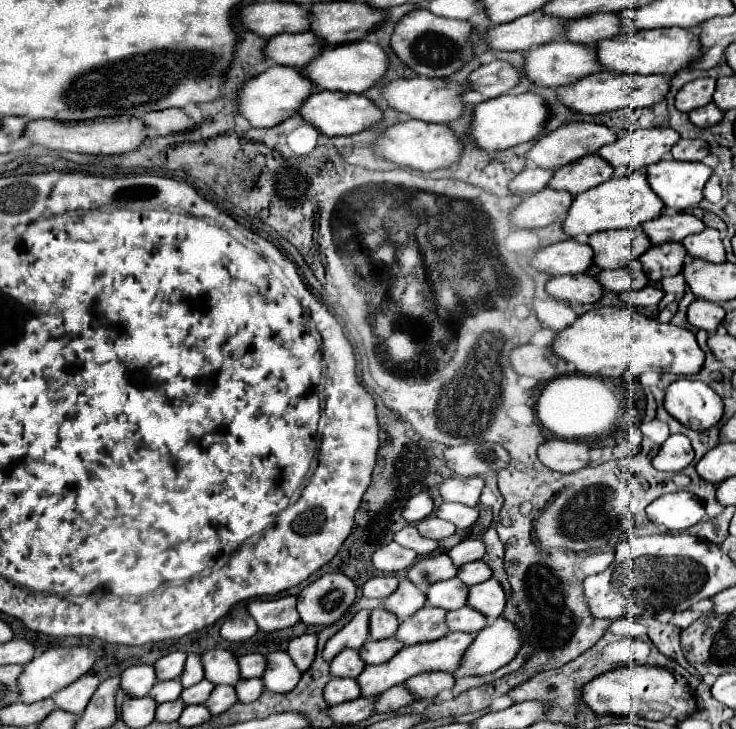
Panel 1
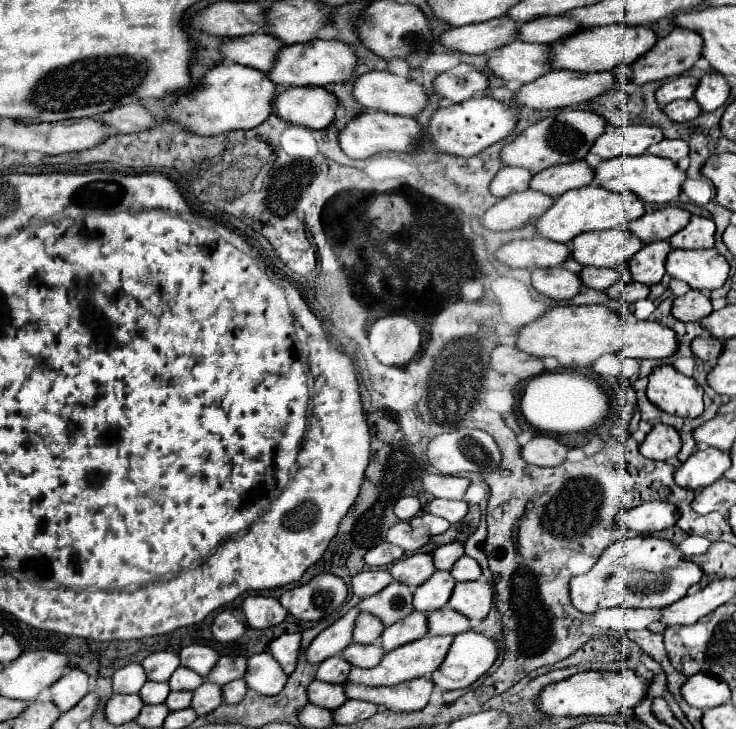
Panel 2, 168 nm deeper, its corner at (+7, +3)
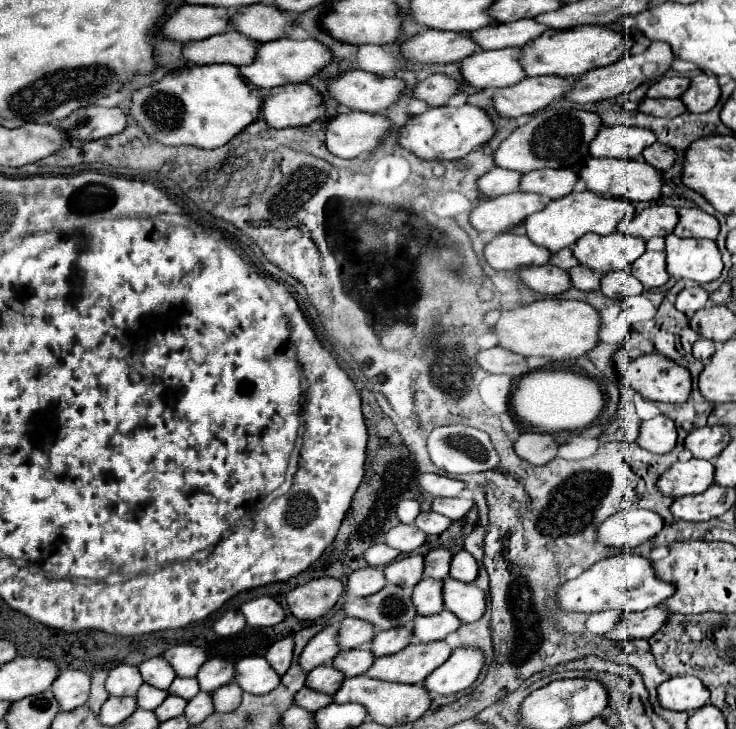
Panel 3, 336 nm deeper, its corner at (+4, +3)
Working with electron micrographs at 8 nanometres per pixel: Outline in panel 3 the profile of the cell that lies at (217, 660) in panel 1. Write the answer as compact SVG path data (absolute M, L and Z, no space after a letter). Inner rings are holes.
M178 644L168 648L162 654L174 668L174 672L178 676L196 676L198 670L202 668L202 664L208 660L208 652L200 646L192 646L192 644Z

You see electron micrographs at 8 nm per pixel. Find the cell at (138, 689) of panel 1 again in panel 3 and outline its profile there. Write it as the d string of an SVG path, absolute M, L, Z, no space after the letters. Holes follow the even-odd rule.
M120 664L114 670L110 670L106 680L106 690L110 692L110 696L136 696L142 684L144 680L136 666Z

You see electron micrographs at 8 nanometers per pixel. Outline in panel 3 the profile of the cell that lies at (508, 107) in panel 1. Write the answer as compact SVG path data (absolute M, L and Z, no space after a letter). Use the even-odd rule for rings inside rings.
M464 104L458 108L442 106L442 108L430 108L424 114L412 116L410 122L400 128L400 146L410 150L412 154L424 158L424 160L458 160L466 154L474 152L476 148L488 144L496 136L496 124L488 116L486 110Z

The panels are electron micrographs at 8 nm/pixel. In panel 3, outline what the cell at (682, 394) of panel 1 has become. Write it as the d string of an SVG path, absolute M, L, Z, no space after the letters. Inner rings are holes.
M618 350L616 352L616 364L618 364L620 376L646 400L684 404L692 392L692 376L690 376L688 368L676 364L674 360L664 360L664 356L630 358L626 350Z

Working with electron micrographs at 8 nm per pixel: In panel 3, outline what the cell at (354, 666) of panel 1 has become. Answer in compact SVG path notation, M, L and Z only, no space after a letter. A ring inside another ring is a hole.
M318 666L306 678L308 688L314 688L326 694L334 694L342 686L342 682L344 682L344 674L334 666Z

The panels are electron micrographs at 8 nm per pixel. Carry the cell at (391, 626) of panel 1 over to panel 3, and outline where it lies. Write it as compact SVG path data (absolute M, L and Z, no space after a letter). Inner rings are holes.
M344 618L340 622L340 634L338 634L338 642L340 648L360 648L360 646L368 646L374 640L374 626L358 620L358 618Z

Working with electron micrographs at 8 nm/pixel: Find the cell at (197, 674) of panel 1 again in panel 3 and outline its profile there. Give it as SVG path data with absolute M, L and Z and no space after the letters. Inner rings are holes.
M178 676L170 688L168 688L170 694L176 694L176 696L182 696L184 700L192 700L198 692L200 692L200 686L198 686L198 680L196 678L186 678L186 676Z

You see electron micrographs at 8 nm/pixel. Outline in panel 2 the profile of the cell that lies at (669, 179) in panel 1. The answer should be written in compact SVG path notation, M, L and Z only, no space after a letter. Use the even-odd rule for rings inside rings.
M641 154L641 156L619 156L613 160L603 160L595 168L595 180L601 188L613 190L613 192L633 192L643 200L645 204L665 204L673 202L679 192L681 192L681 182L685 180L685 172L677 168L671 160L657 158L651 154Z

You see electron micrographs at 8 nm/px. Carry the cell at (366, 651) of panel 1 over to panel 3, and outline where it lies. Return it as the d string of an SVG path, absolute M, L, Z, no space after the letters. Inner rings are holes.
M354 648L354 650L342 650L334 658L334 668L340 668L348 678L364 674L374 662L374 654L368 648Z

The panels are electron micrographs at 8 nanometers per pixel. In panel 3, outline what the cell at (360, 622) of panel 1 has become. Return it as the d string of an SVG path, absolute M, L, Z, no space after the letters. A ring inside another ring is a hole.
M338 624L326 626L322 632L318 632L300 654L300 666L310 672L316 666L332 664L332 660L338 656L340 644L338 644Z

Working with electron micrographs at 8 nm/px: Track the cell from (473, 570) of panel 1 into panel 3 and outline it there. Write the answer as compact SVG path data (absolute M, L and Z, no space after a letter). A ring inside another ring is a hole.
M464 550L454 554L452 564L450 564L450 578L460 580L460 582L474 582L476 576L478 576L476 560Z

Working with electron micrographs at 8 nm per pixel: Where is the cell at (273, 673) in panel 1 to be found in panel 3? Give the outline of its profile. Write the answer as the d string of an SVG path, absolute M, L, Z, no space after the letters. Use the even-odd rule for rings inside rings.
M246 656L236 662L236 682L244 692L268 694L280 686L280 676L264 656Z

